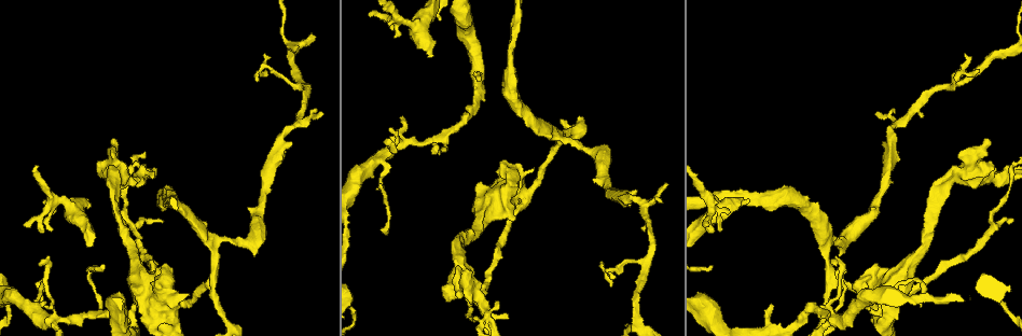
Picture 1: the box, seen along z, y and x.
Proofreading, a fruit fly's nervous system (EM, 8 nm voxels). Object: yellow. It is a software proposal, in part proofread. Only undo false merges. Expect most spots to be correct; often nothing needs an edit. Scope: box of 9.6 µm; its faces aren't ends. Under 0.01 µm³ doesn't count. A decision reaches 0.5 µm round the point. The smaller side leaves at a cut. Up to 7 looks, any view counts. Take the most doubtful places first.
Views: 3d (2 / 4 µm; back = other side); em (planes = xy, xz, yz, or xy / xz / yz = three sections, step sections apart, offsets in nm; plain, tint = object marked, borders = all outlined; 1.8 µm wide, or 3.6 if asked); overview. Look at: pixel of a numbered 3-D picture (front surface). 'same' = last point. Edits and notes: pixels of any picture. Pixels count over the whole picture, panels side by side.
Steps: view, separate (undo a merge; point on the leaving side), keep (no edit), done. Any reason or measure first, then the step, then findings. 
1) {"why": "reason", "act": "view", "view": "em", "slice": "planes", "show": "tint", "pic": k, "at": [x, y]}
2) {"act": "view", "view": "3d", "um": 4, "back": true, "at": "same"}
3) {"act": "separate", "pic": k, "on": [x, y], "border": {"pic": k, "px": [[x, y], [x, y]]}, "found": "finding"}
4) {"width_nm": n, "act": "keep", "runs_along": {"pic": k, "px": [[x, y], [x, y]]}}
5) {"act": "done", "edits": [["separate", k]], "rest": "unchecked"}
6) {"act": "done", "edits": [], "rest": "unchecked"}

{"why": "two arms in line, one across", "act": "view", "view": "em", "slice": "planes", "show": "tint", "pic": 1, "at": [1005, 175]}

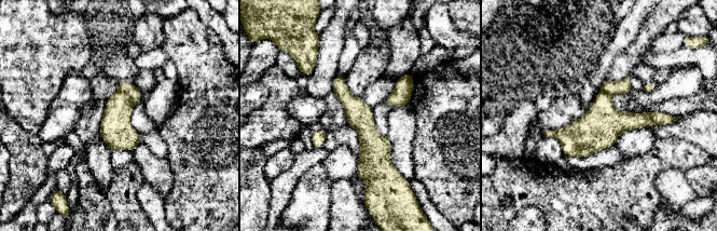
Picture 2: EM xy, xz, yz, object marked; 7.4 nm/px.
{"act": "separate", "pic": 2, "on": [115, 124], "border": {"pic": 2, "px": [[118, 90], [129, 96], [133, 106]]}, "found": "a second neuron is stuck on"}

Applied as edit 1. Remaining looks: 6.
{"why": "two arms in line, one across", "act": "view", "view": "em", "slice": "planes", "show": "plain", "pic": 1, "at": [215, 275]}

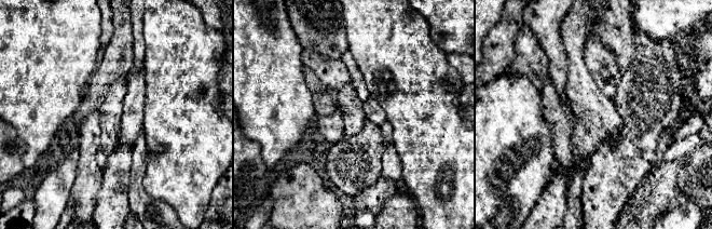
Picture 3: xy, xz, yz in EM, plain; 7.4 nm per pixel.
{"act": "view", "view": "em", "slice": "planes", "show": "tint", "at": "same"}

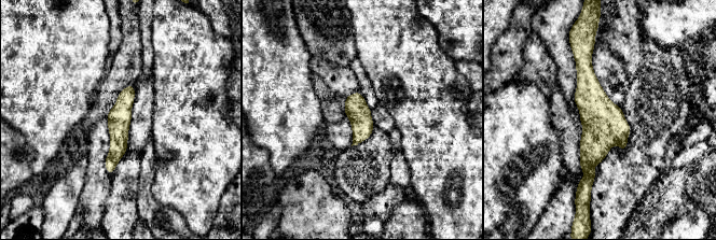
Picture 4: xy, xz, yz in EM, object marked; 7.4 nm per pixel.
{"act": "keep", "runs_along": {"pic": 4, "px": [[588, 57], [590, 182]]}, "found": "all the same neuron"}

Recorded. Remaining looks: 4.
{"act": "done", "edits": [["separate", 2]], "rest": "unchecked"}

